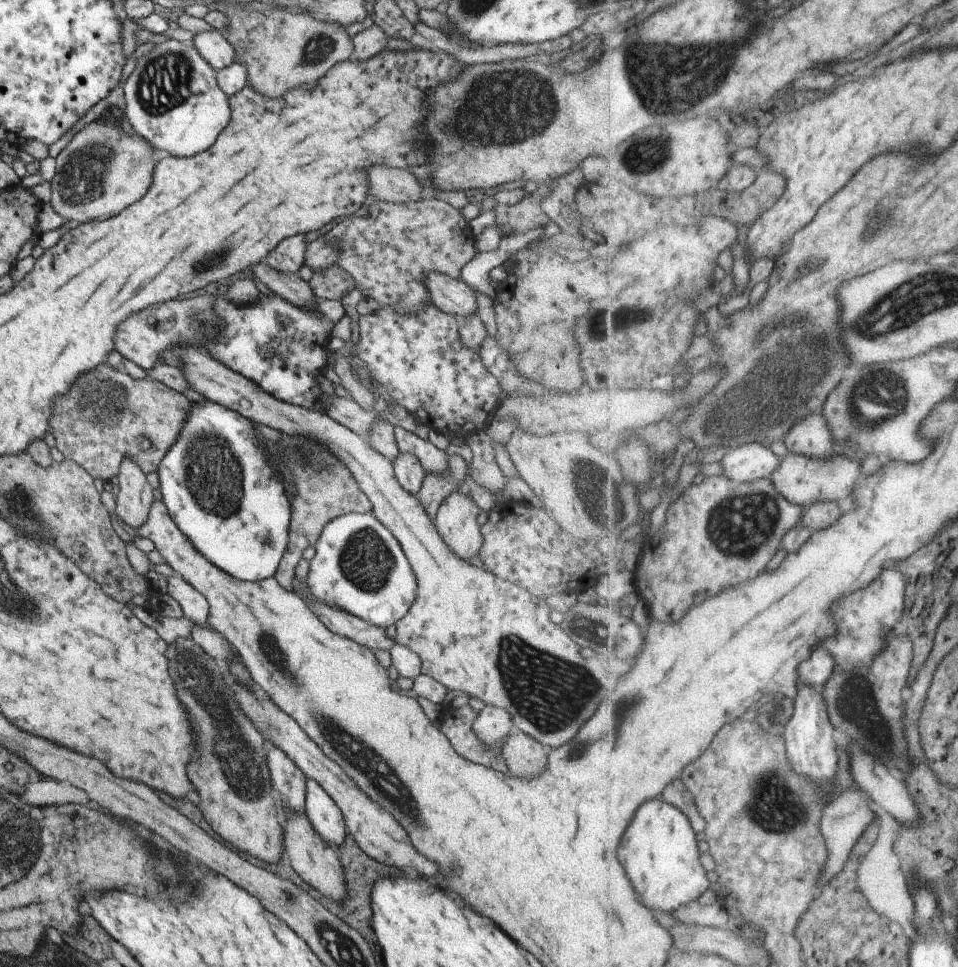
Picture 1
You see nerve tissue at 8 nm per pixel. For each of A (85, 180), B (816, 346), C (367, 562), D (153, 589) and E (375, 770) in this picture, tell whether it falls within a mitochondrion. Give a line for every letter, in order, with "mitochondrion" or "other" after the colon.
A: mitochondrion
B: mitochondrion
C: mitochondrion
D: other
E: mitochondrion

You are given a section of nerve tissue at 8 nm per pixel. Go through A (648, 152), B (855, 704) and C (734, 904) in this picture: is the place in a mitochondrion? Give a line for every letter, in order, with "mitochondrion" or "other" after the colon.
A: mitochondrion
B: mitochondrion
C: other

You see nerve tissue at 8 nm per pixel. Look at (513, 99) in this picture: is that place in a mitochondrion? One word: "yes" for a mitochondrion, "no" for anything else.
yes

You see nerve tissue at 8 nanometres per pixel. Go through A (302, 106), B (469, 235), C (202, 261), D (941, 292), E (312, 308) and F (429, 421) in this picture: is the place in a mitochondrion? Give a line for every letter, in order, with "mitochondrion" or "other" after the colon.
A: other
B: other
C: mitochondrion
D: mitochondrion
E: other
F: other

